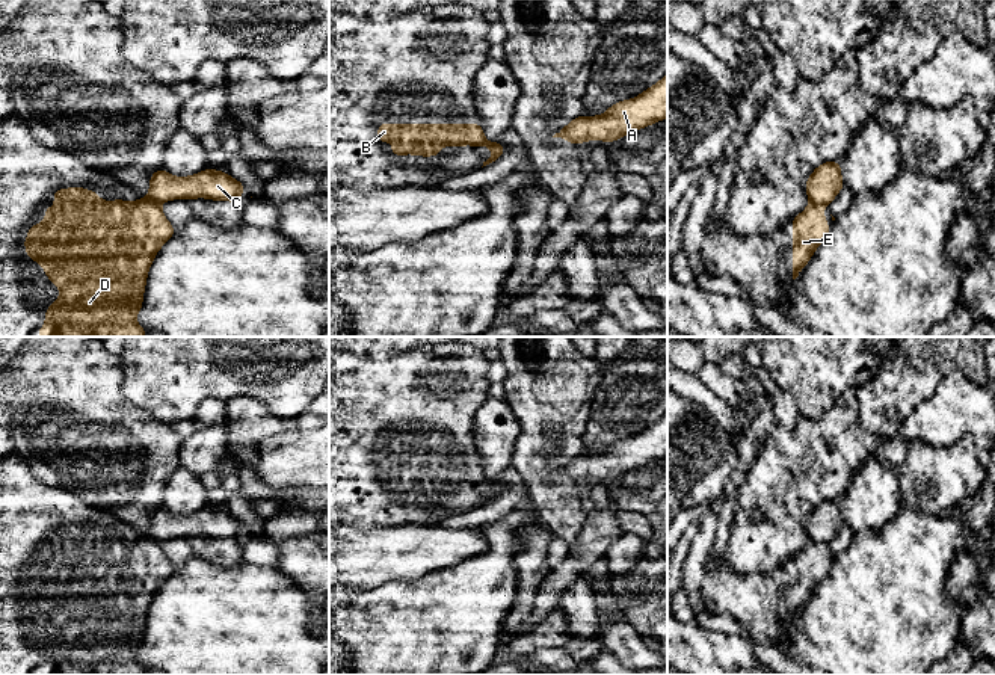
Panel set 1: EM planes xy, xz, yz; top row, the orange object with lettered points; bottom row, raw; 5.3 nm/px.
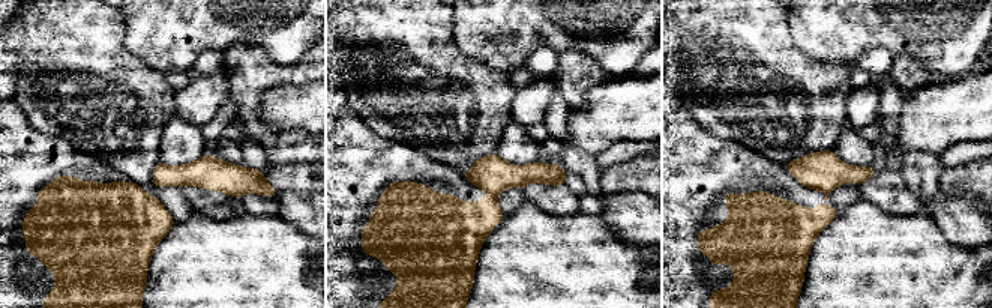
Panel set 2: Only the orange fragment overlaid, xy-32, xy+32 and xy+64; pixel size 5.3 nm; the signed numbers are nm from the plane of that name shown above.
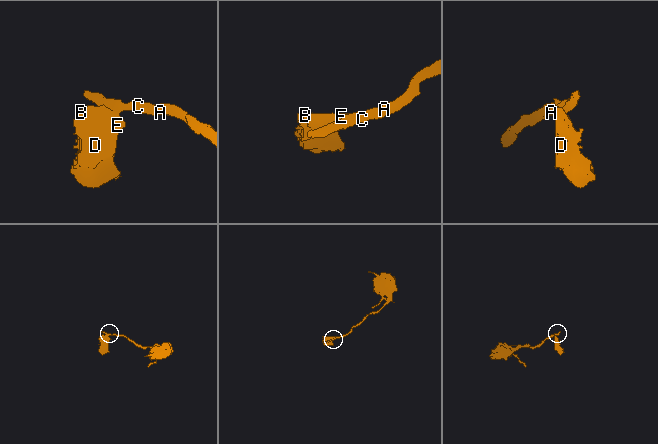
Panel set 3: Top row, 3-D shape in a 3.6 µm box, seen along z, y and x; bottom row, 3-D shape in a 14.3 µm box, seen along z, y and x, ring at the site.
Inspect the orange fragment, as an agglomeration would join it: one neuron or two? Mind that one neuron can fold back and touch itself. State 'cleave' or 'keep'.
cleave

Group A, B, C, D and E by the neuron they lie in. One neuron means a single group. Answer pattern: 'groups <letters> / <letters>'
groups A C / B D E

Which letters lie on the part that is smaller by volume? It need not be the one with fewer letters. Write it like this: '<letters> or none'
B, D, E

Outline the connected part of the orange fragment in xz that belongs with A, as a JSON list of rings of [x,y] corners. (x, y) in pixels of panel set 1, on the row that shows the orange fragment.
[[[667,74],[631,100],[622,100],[598,116],[578,116],[553,137],[571,143],[615,142],[619,137],[667,118]]]

